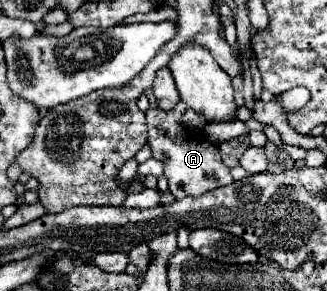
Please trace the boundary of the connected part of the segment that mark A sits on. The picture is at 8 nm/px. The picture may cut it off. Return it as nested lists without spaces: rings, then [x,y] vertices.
[[[178,101],[172,111],[164,111],[160,107],[150,107],[146,111],[148,125],[148,145],[152,147],[152,157],[164,163],[164,177],[168,179],[168,191],[176,197],[200,197],[210,189],[218,189],[234,183],[230,169],[222,163],[218,145],[206,141],[200,133],[190,133],[182,125],[182,115],[188,107]]]

